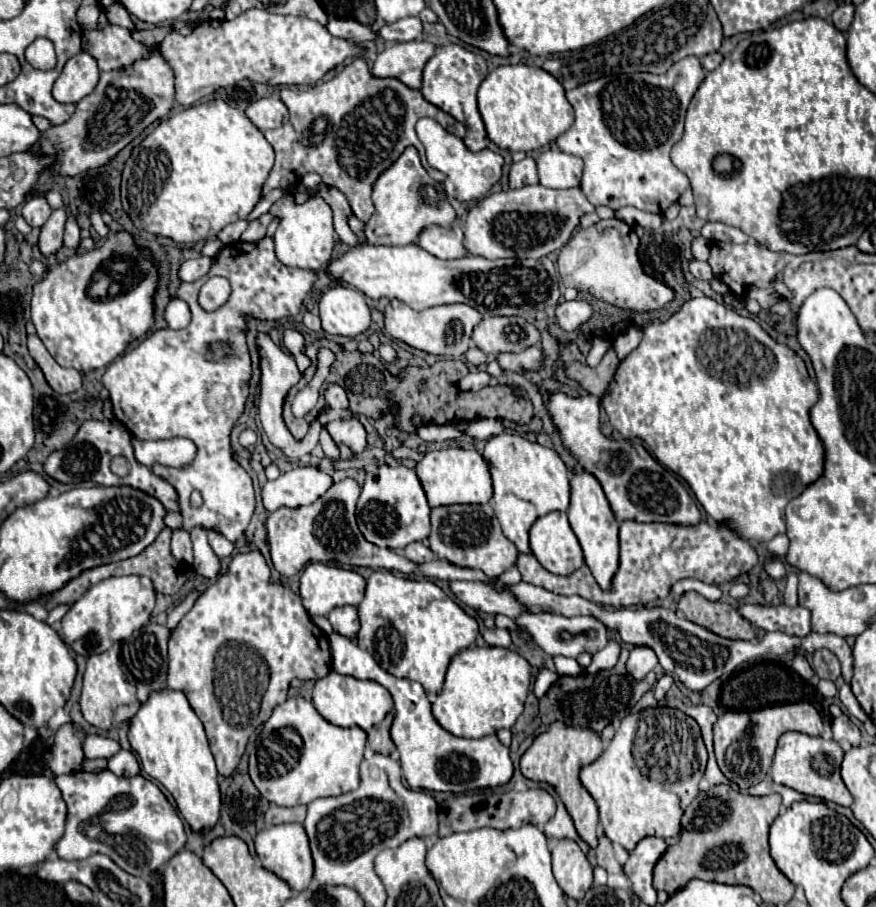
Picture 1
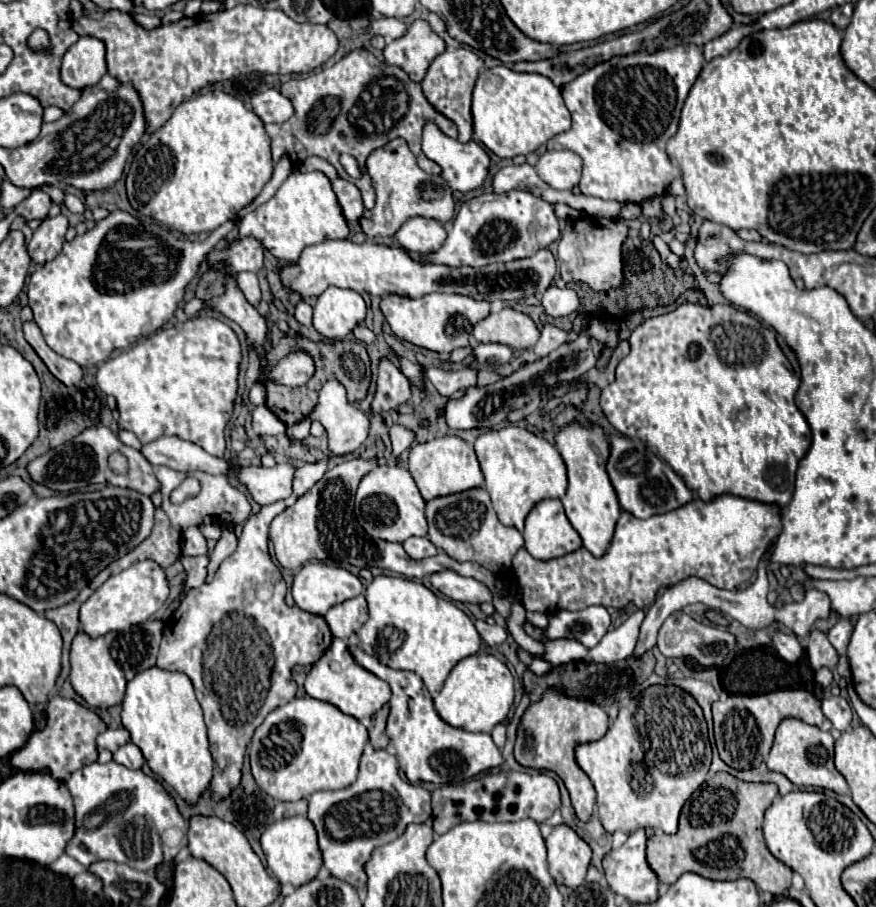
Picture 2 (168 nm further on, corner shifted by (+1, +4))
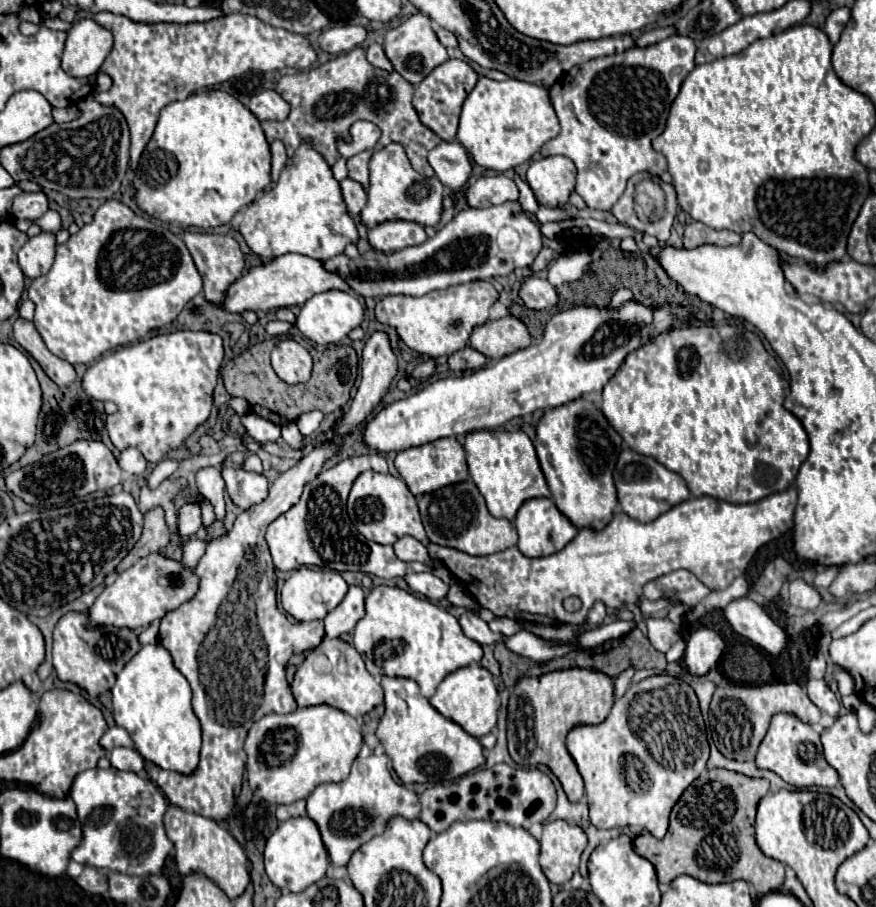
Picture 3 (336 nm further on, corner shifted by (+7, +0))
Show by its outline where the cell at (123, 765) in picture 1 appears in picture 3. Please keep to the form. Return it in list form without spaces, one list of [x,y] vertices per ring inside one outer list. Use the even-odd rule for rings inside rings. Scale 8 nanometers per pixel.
[[[116,747],[110,751],[110,763],[112,767],[116,769],[122,769],[122,771],[142,771],[144,769],[144,759],[142,755],[136,751],[136,749],[126,749],[126,747]]]

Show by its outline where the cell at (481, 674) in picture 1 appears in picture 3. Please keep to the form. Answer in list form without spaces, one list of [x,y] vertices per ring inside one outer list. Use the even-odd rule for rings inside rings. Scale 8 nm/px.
[[[472,663],[468,667],[462,667],[450,675],[438,685],[436,695],[430,697],[430,703],[448,719],[456,721],[464,731],[468,731],[472,737],[480,739],[488,735],[496,727],[496,715],[500,709],[500,695],[496,689],[496,683],[484,667],[478,663]]]

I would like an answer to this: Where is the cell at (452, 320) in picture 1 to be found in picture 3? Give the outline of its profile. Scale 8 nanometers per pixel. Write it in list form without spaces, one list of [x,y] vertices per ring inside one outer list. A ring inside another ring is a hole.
[[[470,281],[464,285],[448,287],[444,291],[432,291],[422,297],[388,295],[376,303],[376,317],[382,325],[396,327],[400,339],[410,349],[428,357],[448,357],[466,347],[474,327],[488,321],[488,311],[496,299],[498,291],[490,281]]]

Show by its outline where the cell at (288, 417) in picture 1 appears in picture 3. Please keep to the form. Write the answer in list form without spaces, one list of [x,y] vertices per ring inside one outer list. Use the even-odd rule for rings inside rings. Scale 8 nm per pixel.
[[[276,337],[248,347],[238,357],[230,359],[222,369],[222,379],[224,379],[228,393],[248,399],[252,413],[256,413],[276,425],[286,425],[286,421],[296,421],[296,417],[300,413],[314,411],[314,409],[318,409],[322,413],[334,413],[334,411],[342,409],[346,405],[346,401],[350,399],[350,389],[352,389],[352,385],[356,381],[356,373],[358,373],[356,351],[350,345],[330,345],[322,351],[316,351],[308,343],[306,337],[294,337],[294,339],[300,341],[314,359],[312,377],[306,383],[288,385],[274,373],[274,369],[270,365],[270,351],[280,341]]]

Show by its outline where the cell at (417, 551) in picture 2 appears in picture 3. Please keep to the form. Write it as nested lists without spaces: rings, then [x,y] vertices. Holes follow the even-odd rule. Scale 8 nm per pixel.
[[[402,537],[392,547],[394,547],[396,557],[402,561],[420,561],[420,563],[430,561],[426,545],[414,537]]]

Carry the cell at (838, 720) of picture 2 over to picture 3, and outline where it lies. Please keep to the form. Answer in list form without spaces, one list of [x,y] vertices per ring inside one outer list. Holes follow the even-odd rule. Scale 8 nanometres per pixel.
[[[808,679],[806,681],[806,693],[808,693],[810,701],[818,709],[826,711],[828,715],[836,717],[840,713],[840,701],[834,695],[834,691],[828,687],[828,681],[826,679]]]

